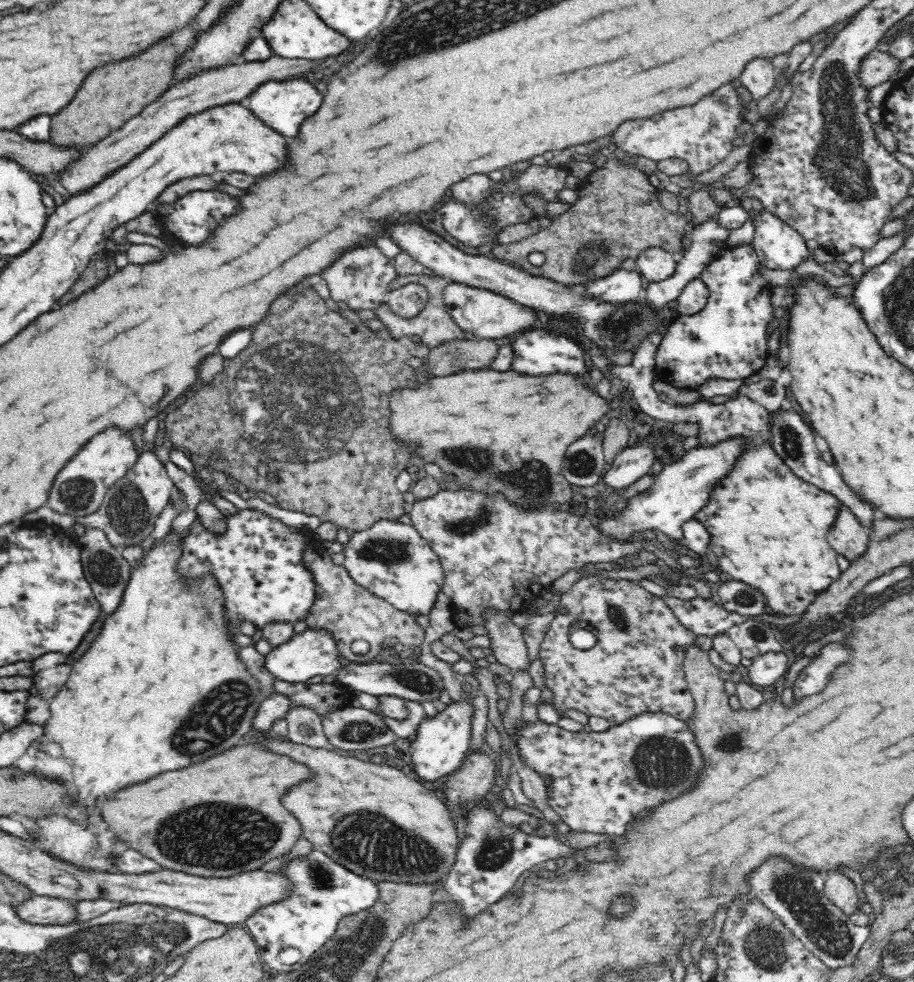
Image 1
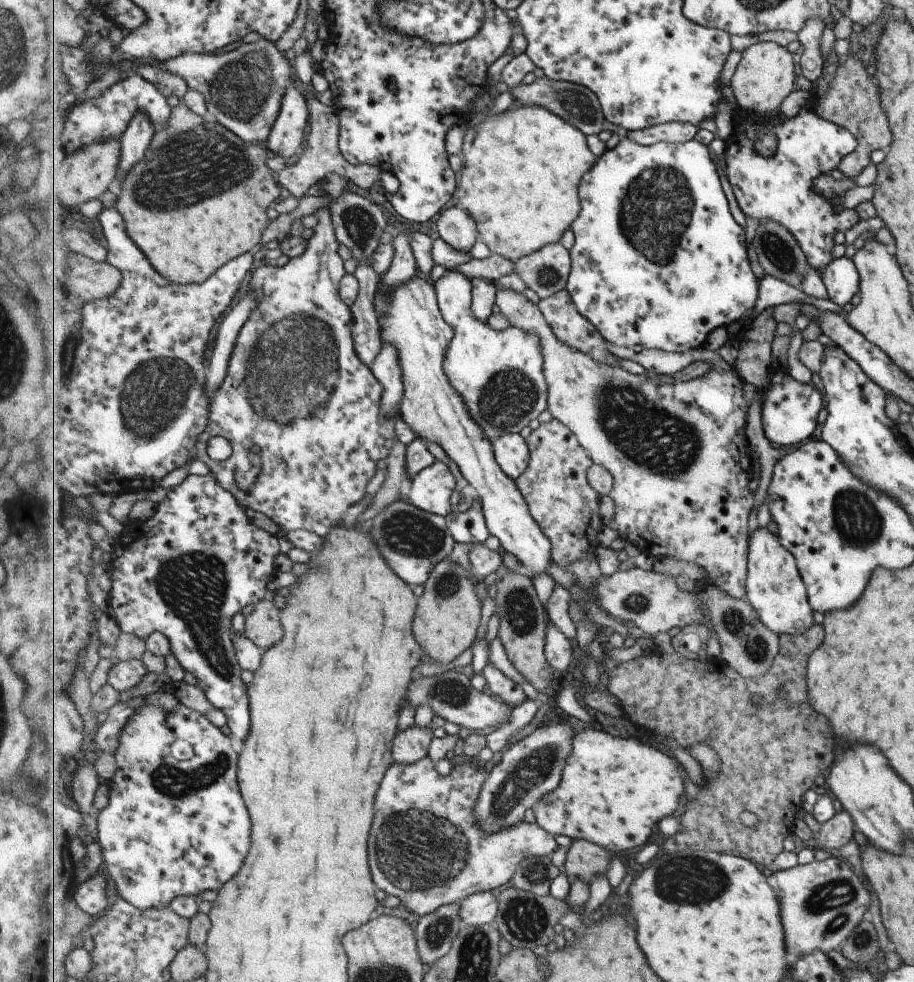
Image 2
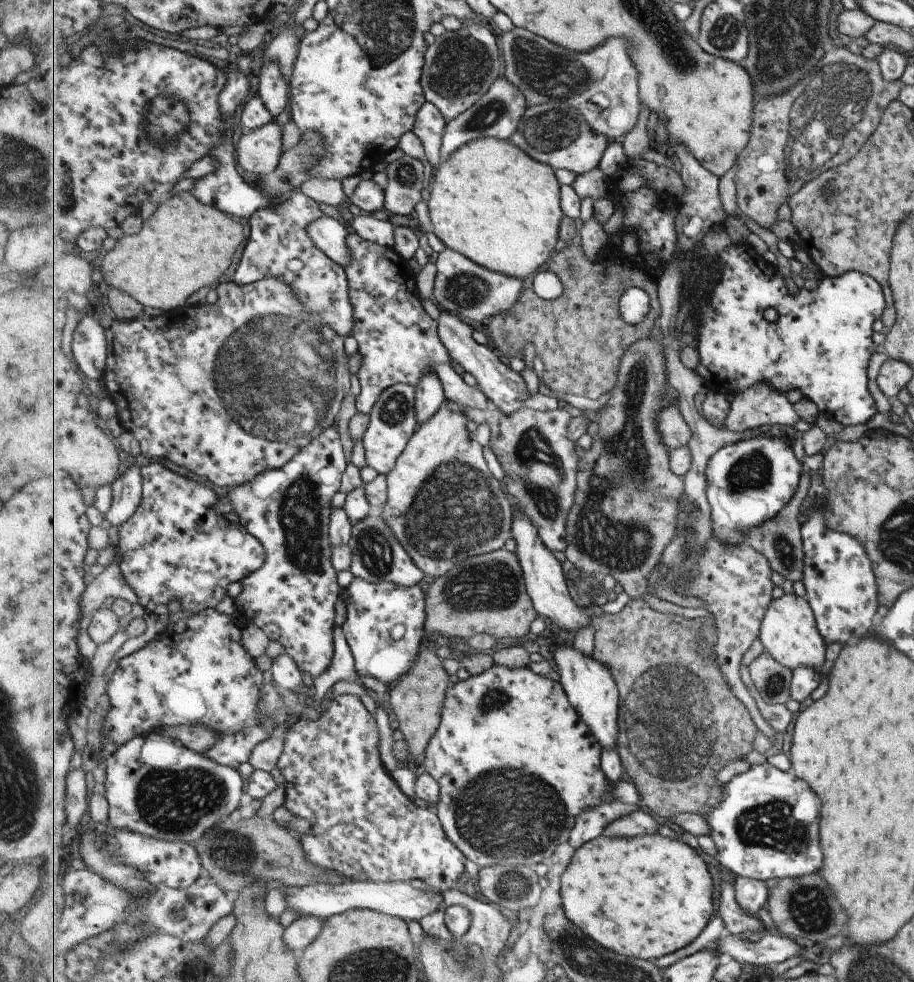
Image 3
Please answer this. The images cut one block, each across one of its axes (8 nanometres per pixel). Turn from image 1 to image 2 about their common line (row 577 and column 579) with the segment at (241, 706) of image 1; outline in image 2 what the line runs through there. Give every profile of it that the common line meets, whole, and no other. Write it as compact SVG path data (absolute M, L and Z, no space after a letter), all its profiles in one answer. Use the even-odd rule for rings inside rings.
M517 106L513 109L493 114L493 116L485 118L481 124L477 125L475 131L475 140L473 140L468 153L463 156L463 168L459 173L458 189L455 191L454 196L455 200L457 200L456 205L459 208L463 208L465 212L469 212L469 216L475 218L475 222L479 226L480 240L484 242L492 253L500 254L509 260L513 260L513 262L541 250L544 246L560 243L563 235L572 228L575 220L582 213L579 186L581 186L583 176L597 164L599 157L591 150L590 143L587 142L587 134L583 134L583 131L579 130L577 126L573 126L571 122L567 122L567 119L561 118L561 116L547 110L547 108L543 108L543 106Z

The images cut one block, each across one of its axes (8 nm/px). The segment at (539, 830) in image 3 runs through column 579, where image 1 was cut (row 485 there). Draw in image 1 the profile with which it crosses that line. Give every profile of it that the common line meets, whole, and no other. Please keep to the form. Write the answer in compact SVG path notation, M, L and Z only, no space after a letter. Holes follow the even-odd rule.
M716 219L687 231L686 235L692 242L684 256L677 259L674 274L663 281L652 281L642 291L642 301L652 309L654 315L658 315L660 328L654 328L654 332L642 338L629 365L614 365L609 372L628 384L628 390L641 412L660 423L685 421L698 425L696 447L713 447L730 439L742 441L739 458L726 476L719 479L718 485L711 491L709 502L693 518L706 528L710 536L709 548L716 554L721 570L734 580L760 588L768 606L777 615L802 614L841 575L838 553L827 538L838 520L842 502L792 473L792 469L774 450L770 439L770 412L761 404L739 394L722 404L698 400L684 406L659 399L652 387L656 379L654 356L668 328L661 318L661 308L675 300L688 281L699 278L706 267L720 258L721 252L726 249L728 232L728 229L718 226Z

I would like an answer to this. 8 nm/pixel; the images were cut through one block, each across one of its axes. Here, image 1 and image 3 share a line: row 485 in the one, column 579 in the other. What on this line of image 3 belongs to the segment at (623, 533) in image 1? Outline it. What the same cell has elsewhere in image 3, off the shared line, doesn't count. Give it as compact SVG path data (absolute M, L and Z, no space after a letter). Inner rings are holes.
M553 640L553 659L557 664L560 682L563 684L570 704L578 712L579 717L590 727L604 750L615 751L619 738L619 713L622 711L620 691L605 664L598 662L593 656L581 654L577 648L559 644Z

